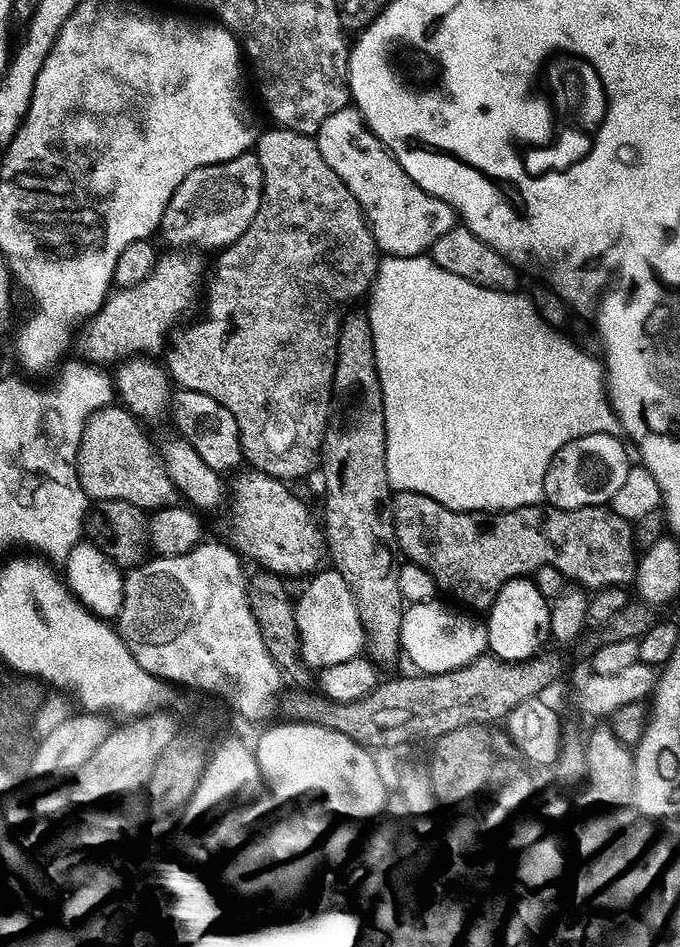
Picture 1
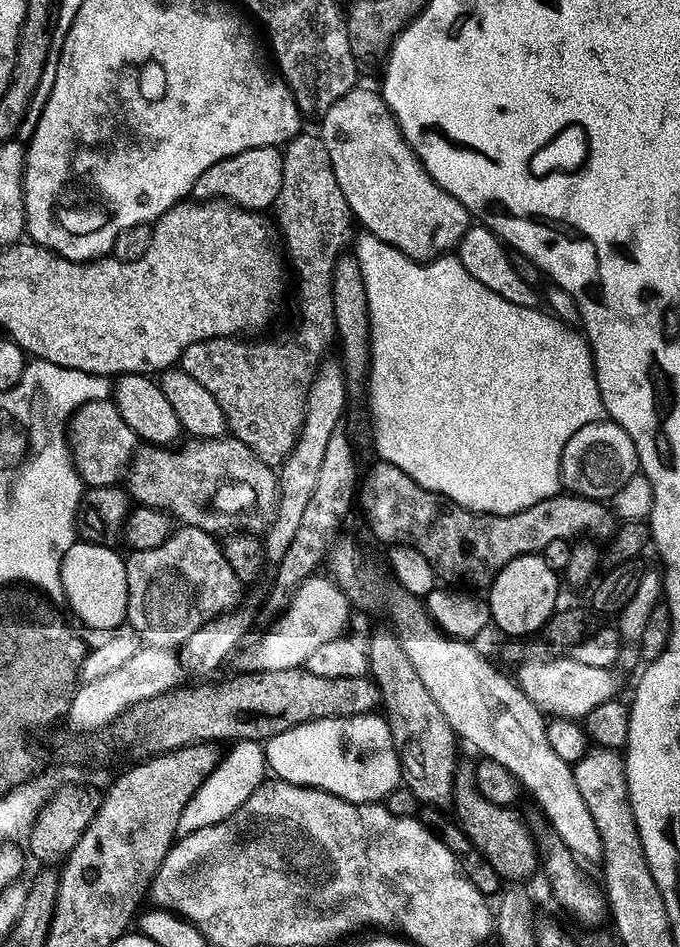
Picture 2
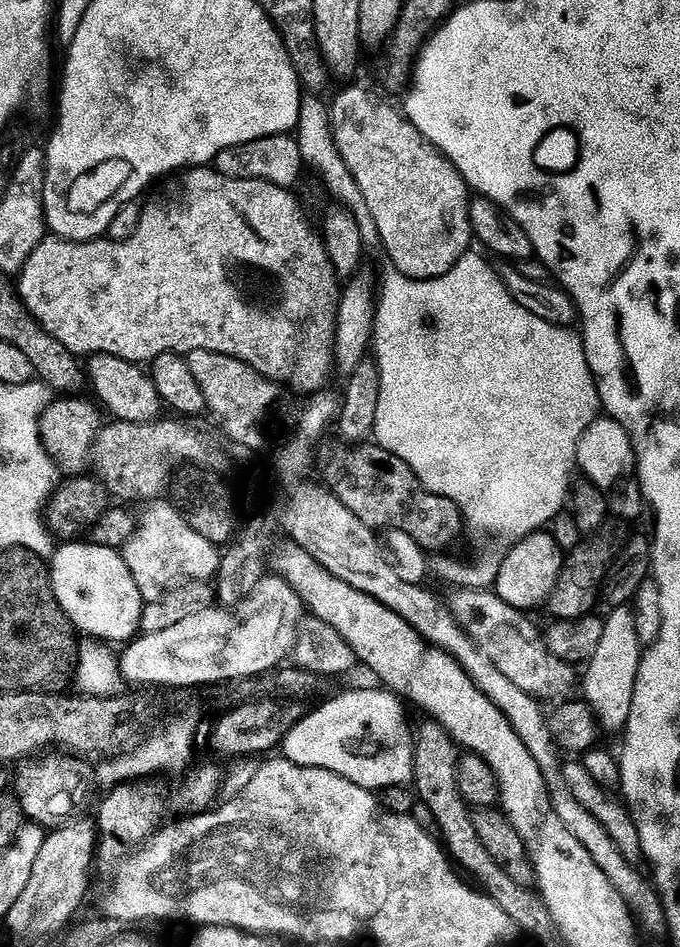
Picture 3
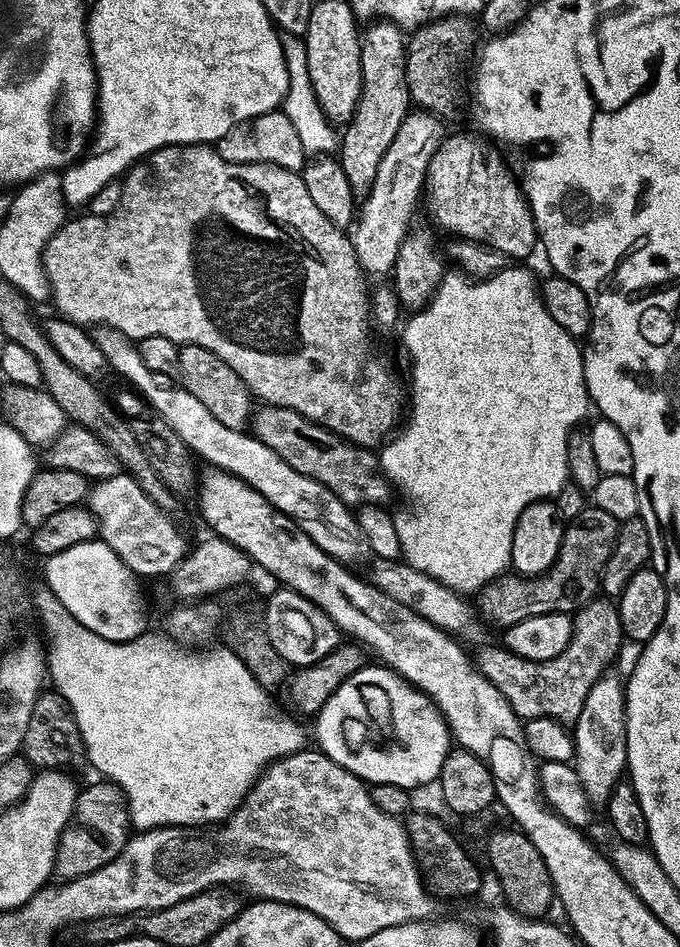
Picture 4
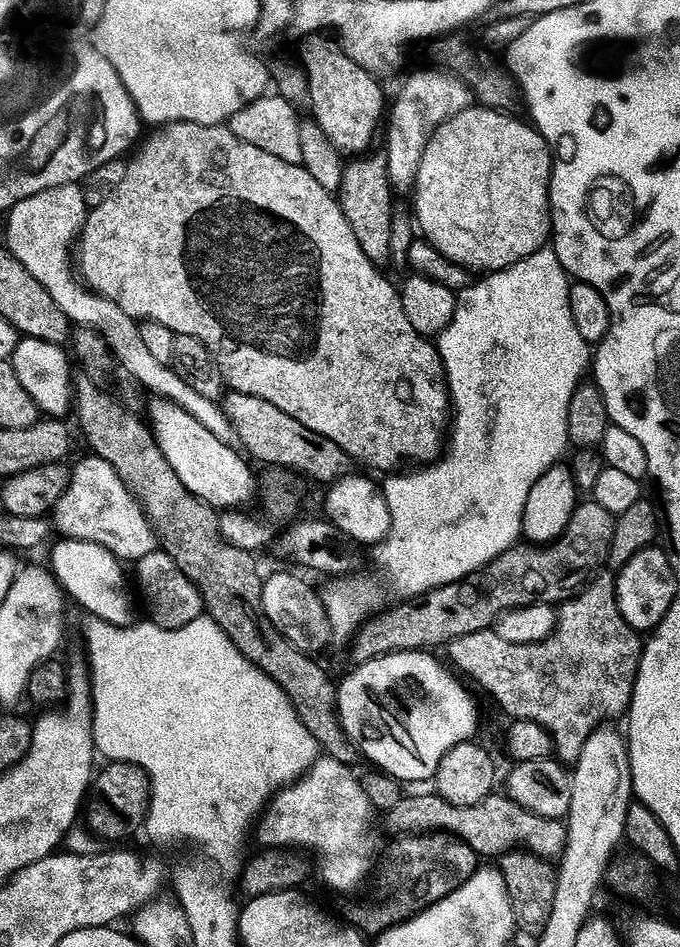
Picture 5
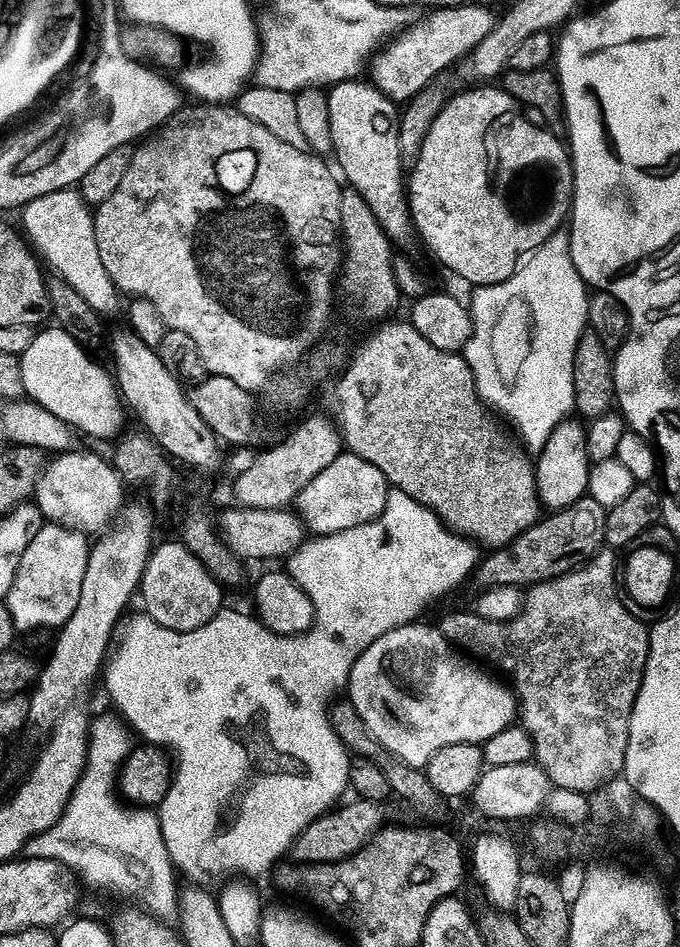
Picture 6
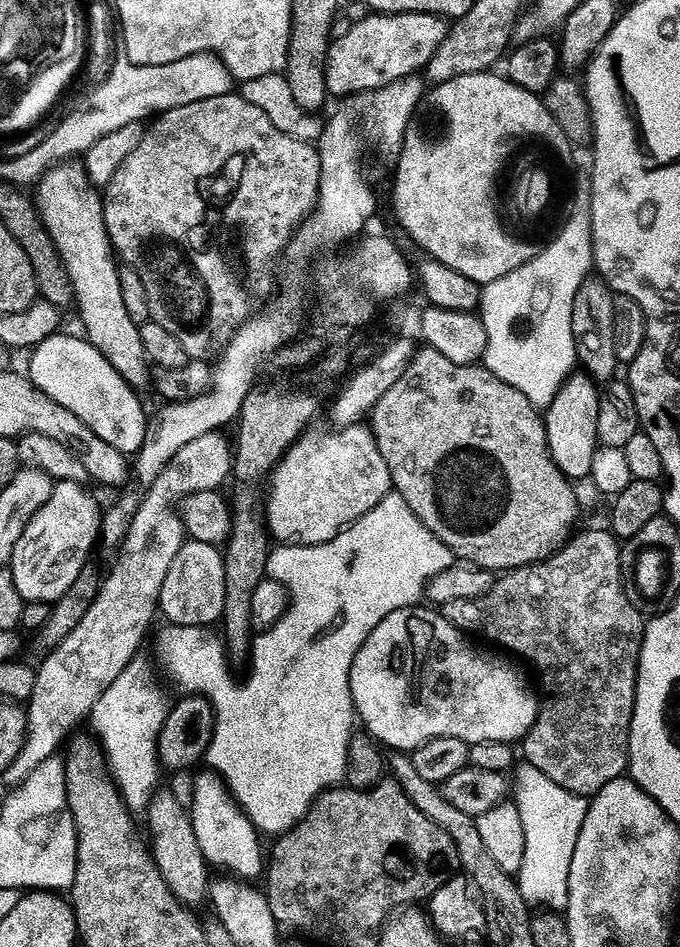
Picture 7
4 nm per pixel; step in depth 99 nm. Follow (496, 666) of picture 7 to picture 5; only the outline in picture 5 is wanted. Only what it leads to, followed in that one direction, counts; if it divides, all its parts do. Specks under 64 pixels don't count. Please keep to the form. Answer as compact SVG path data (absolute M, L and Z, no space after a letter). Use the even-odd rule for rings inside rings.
M406 648L401 652L376 656L365 664L355 665L351 669L353 672L344 681L339 681L336 690L336 712L340 715L340 725L349 740L354 742L357 753L372 763L369 765L401 782L431 781L436 775L438 762L442 762L442 754L463 740L475 737L475 698L432 655L428 650Z

